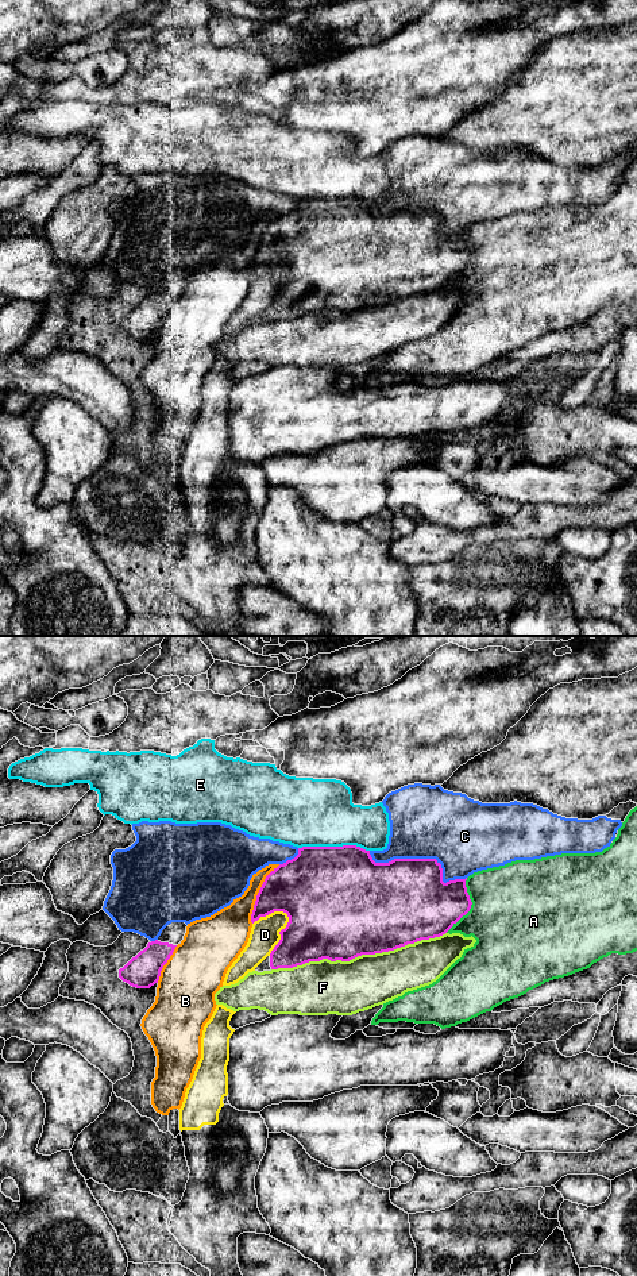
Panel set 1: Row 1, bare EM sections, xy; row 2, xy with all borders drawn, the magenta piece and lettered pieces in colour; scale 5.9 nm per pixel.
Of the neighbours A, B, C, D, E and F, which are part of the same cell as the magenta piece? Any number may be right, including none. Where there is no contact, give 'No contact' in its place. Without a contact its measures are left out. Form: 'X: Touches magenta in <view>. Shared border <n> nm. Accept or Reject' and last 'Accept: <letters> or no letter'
A: Touches magenta in xy. Shared border 360 nm. Reject
B: Touches magenta in xy. Shared border 400 nm. Reject
C: Touches magenta in xy. Shared border 600 nm. Reject
D: Touches magenta in xy. Shared border 280 nm. Reject
E: Touches magenta in xy. Shared border 420 nm. Reject
F: Touches magenta in xy. Shared border 1050 nm. Reject
Accept: no letter

